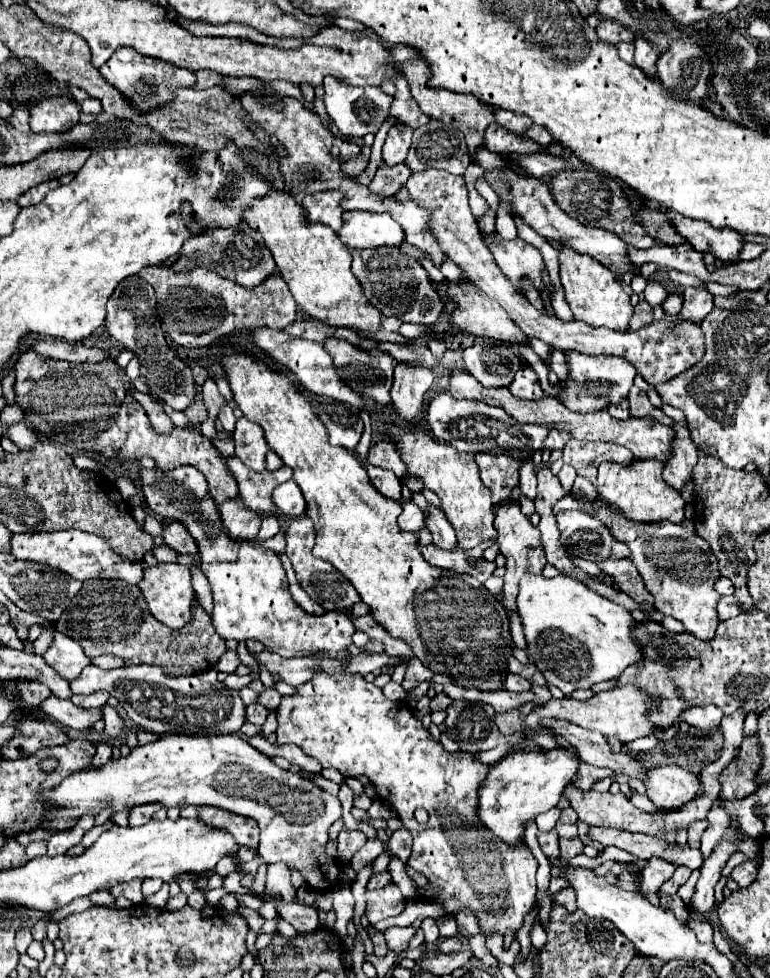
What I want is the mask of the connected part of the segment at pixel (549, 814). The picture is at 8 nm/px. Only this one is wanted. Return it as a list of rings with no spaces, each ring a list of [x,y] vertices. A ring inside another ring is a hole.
[[[552,807],[552,809],[546,811],[544,815],[538,815],[538,817],[536,817],[536,825],[538,825],[538,829],[540,829],[540,831],[550,831],[550,829],[556,825],[560,813],[562,813],[562,811],[560,811],[558,807]]]

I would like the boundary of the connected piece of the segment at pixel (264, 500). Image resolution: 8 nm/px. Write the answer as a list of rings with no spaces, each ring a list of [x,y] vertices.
[[[224,457],[226,465],[238,483],[240,499],[254,511],[260,511],[262,515],[280,517],[278,509],[274,507],[272,492],[276,485],[292,479],[292,471],[288,467],[282,467],[278,471],[256,472],[247,468],[237,457]]]

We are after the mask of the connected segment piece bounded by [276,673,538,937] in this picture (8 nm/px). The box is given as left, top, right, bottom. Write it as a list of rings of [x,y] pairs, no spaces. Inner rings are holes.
[[[318,673],[314,675],[312,681],[304,683],[298,687],[298,693],[292,695],[292,697],[284,697],[280,707],[278,707],[278,743],[294,743],[298,745],[306,755],[318,759],[318,763],[326,769],[326,767],[332,767],[332,769],[338,769],[344,777],[358,777],[358,775],[366,775],[378,789],[378,795],[382,801],[386,801],[388,805],[396,807],[398,813],[400,813],[400,819],[402,823],[412,831],[412,837],[414,837],[414,845],[412,845],[412,855],[408,859],[408,865],[412,869],[416,869],[418,873],[422,873],[424,877],[428,877],[428,881],[434,885],[434,887],[440,887],[442,893],[438,897],[432,897],[430,903],[438,903],[442,907],[446,907],[450,913],[458,913],[462,907],[470,907],[474,911],[474,915],[478,917],[480,925],[482,925],[482,933],[488,937],[492,931],[498,931],[498,933],[504,933],[506,929],[520,929],[522,927],[522,919],[524,915],[534,907],[534,901],[536,901],[536,869],[538,869],[538,861],[534,859],[530,847],[524,843],[524,837],[522,837],[522,847],[510,847],[508,843],[502,843],[502,839],[498,839],[496,835],[490,835],[490,831],[486,831],[486,827],[482,827],[482,823],[478,823],[478,787],[482,787],[484,779],[486,779],[486,771],[490,769],[486,763],[480,763],[476,759],[474,753],[462,753],[462,751],[456,751],[456,753],[450,753],[442,747],[440,741],[436,741],[430,731],[422,725],[420,719],[414,717],[414,711],[410,709],[410,705],[406,703],[396,703],[396,701],[390,701],[384,697],[382,689],[378,689],[374,683],[368,683],[362,675],[344,675],[344,673],[338,673],[338,675],[326,675],[326,673]],[[416,807],[422,807],[428,811],[430,819],[428,823],[418,823],[414,819],[414,811]]]

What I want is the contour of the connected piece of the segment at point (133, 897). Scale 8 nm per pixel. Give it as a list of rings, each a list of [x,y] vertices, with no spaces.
[[[134,881],[134,883],[120,883],[118,887],[112,887],[110,889],[110,893],[114,895],[114,897],[126,897],[126,899],[130,899],[132,903],[142,903],[144,901],[144,895],[142,895],[142,891],[140,891],[140,885],[142,885],[142,881]]]

